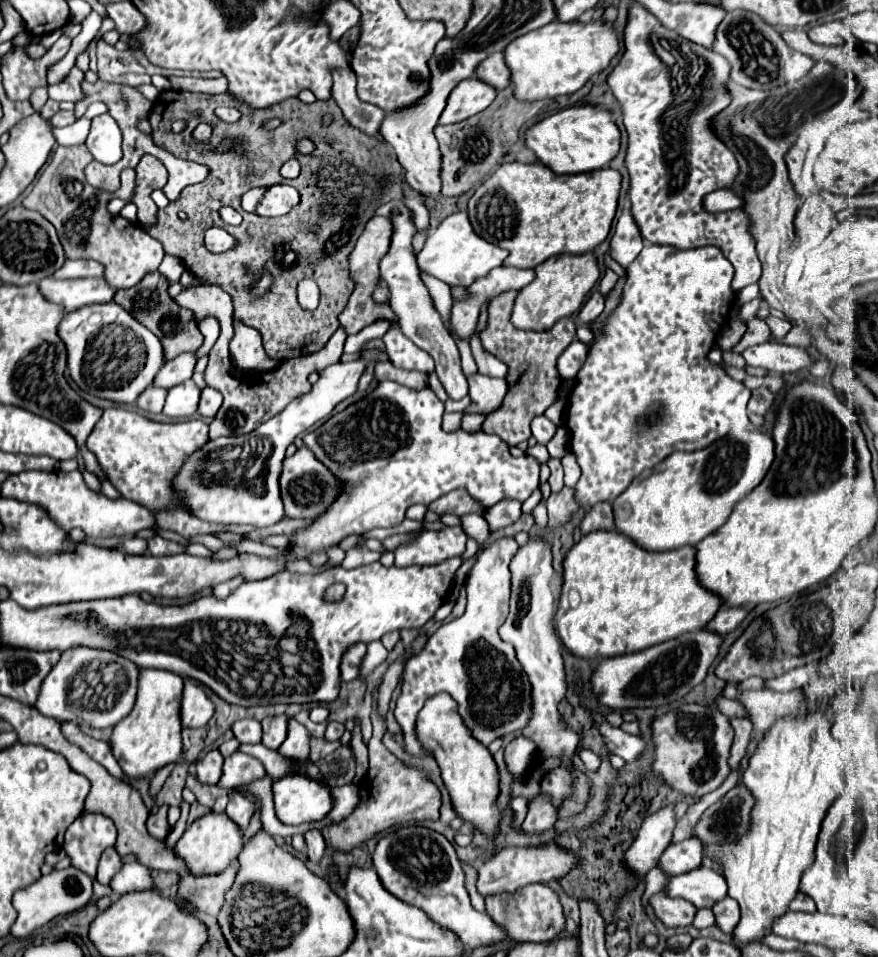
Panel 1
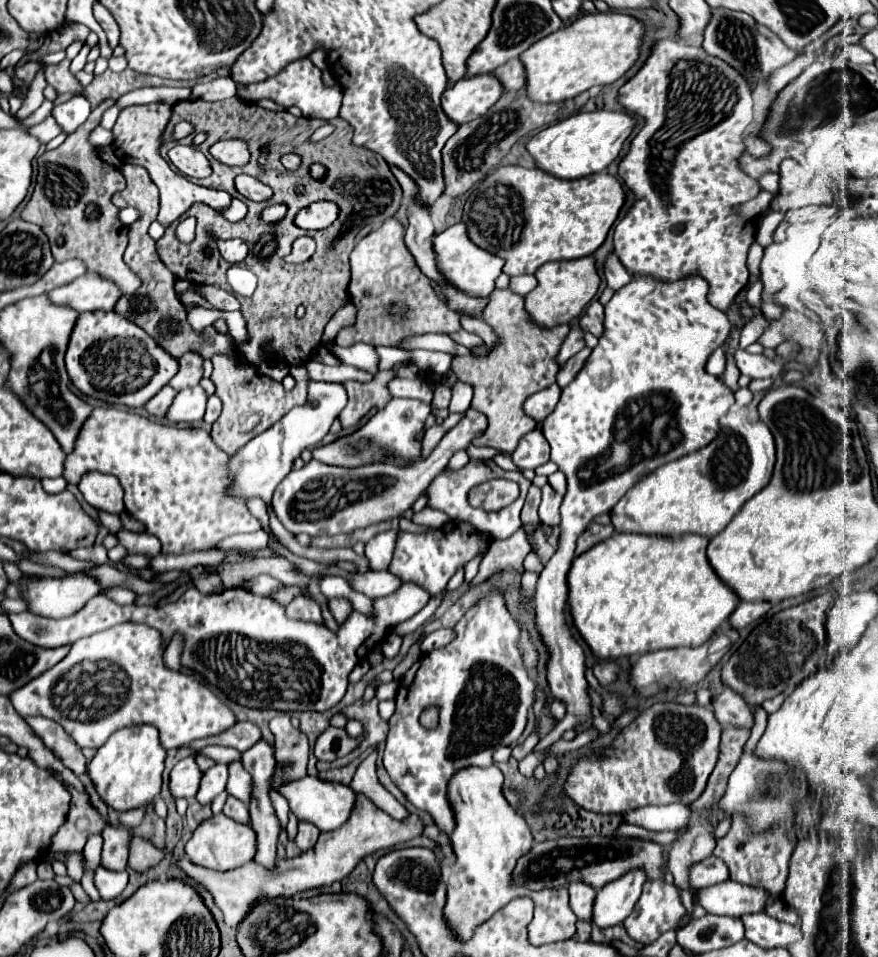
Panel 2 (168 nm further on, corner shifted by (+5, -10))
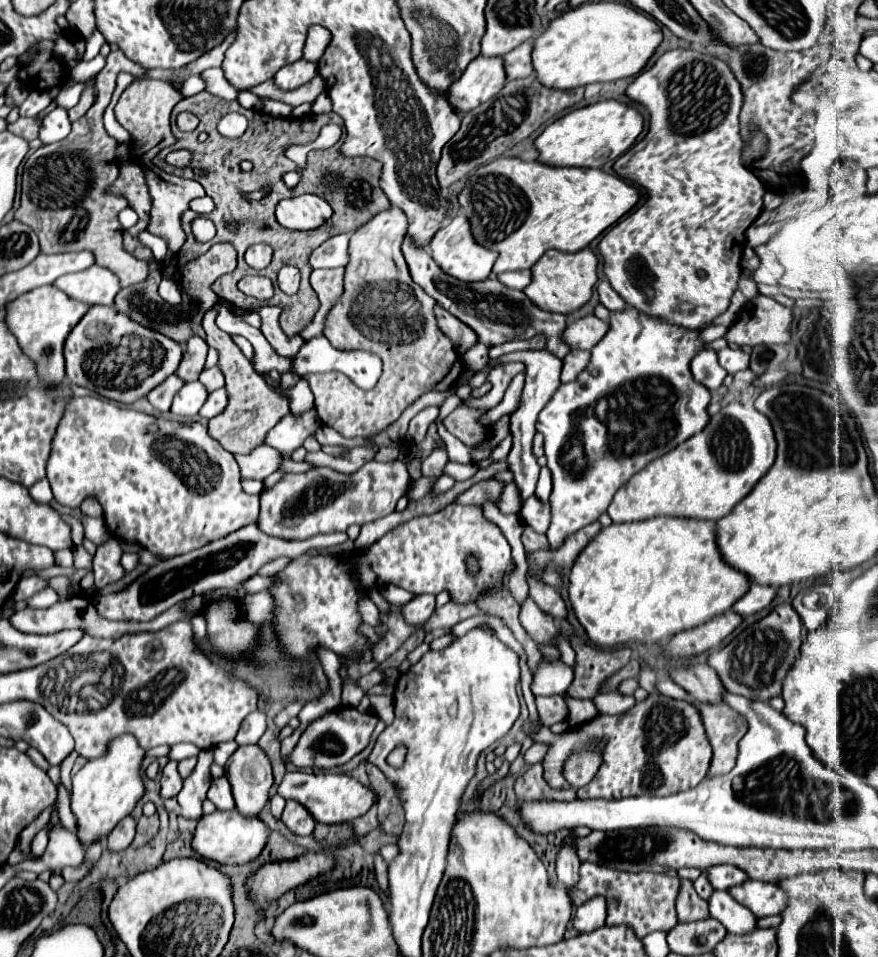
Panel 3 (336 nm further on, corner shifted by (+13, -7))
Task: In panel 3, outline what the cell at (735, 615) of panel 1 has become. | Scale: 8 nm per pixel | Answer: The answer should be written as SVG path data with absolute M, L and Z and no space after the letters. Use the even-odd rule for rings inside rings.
M751 585L749 591L733 605L733 611L739 613L741 617L753 615L761 609L765 609L775 597L775 589L773 587L765 587L765 585Z

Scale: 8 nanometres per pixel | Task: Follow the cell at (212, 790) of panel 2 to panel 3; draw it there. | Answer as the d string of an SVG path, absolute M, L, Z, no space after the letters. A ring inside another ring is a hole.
M205 749L199 753L199 763L193 769L193 773L185 779L181 793L177 795L177 801L181 805L181 815L187 819L199 819L203 815L201 803L205 801L205 795L211 787L211 763L213 763L213 751Z

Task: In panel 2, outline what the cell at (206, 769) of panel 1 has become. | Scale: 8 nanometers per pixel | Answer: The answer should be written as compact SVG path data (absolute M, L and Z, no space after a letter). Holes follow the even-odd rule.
M187 756L171 770L169 790L173 798L193 798L199 790L199 782L201 782L201 770L197 768L195 758Z

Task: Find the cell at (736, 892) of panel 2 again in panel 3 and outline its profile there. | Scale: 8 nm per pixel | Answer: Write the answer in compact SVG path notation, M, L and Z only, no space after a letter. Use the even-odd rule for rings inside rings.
M747 879L731 887L729 893L737 903L751 909L755 917L779 915L783 911L783 905L787 903L785 893L775 883L765 883L757 879Z

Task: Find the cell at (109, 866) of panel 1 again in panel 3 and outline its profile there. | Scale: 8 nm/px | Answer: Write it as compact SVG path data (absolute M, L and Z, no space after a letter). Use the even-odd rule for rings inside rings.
M125 817L123 821L119 821L115 825L115 829L105 837L107 839L105 847L109 851L123 851L123 849L127 849L131 845L133 837L135 837L135 827L137 827L137 823L131 817Z

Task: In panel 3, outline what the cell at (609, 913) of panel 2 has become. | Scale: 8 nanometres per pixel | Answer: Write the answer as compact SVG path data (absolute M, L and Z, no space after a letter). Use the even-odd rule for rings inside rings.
M591 897L583 905L577 907L577 915L573 919L573 927L581 933L595 931L605 925L607 919L607 899L605 897Z

